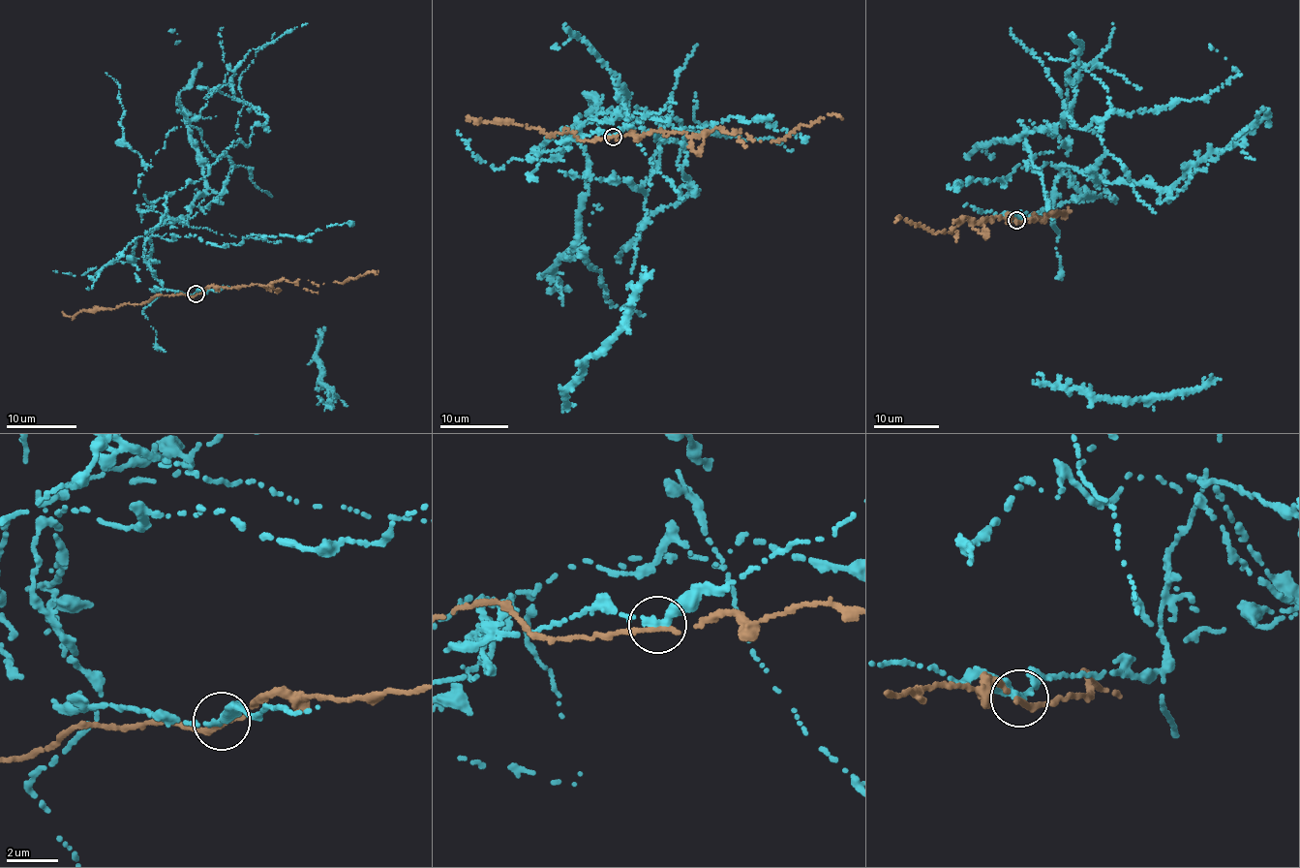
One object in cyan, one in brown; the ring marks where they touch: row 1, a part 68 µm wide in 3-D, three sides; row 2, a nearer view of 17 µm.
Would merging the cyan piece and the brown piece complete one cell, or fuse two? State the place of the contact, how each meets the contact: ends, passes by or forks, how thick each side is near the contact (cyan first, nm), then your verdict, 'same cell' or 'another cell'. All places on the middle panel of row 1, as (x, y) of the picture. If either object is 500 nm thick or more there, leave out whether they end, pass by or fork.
(613, 137) | cyan passes by | brown ends | 280/280 nm | another cell

